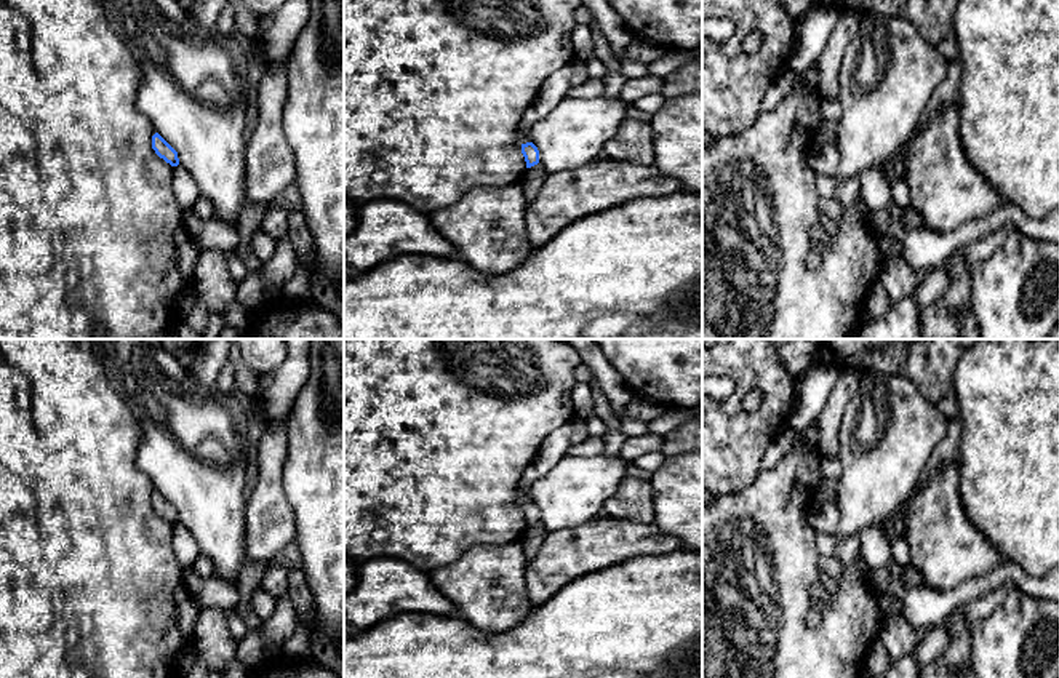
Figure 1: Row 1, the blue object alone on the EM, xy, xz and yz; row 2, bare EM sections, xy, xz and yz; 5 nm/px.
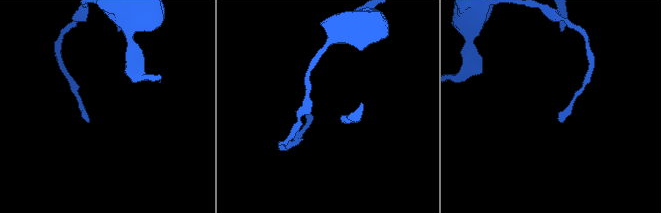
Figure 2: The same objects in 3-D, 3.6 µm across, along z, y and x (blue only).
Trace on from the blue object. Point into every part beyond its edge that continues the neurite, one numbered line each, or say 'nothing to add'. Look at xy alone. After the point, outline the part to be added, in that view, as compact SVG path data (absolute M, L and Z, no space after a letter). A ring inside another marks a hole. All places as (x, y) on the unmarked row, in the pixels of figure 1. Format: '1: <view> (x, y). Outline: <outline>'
nothing to add

